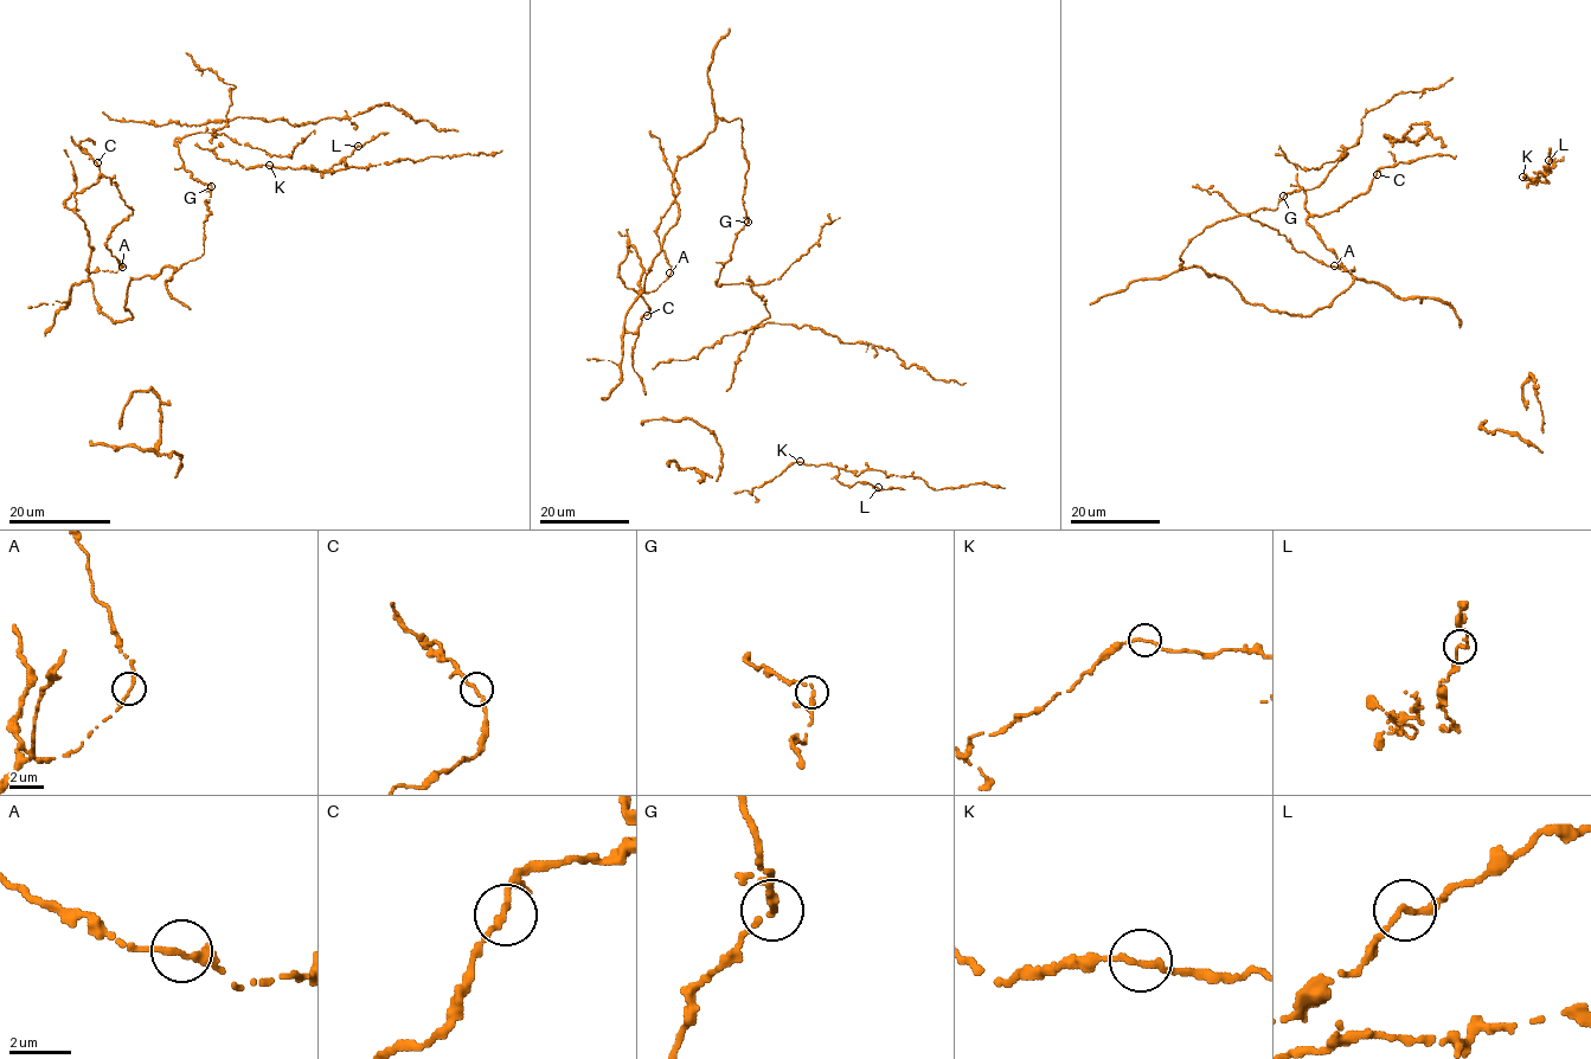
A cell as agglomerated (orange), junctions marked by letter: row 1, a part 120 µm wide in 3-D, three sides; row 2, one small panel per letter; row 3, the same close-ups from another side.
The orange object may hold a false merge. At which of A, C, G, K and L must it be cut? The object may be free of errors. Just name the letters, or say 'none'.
none

